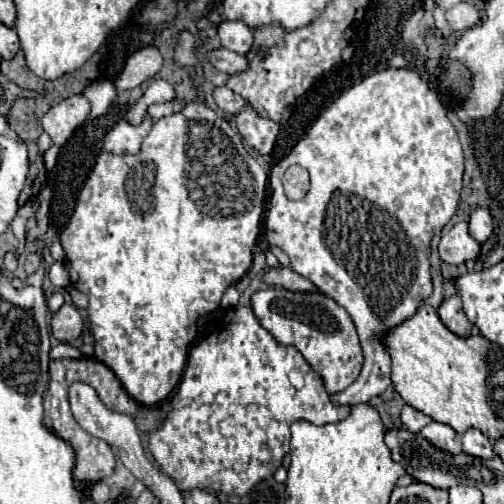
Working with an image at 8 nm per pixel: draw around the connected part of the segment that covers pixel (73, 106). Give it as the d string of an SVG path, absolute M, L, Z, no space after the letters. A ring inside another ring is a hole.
M73 95L57 105L53 105L41 119L43 129L49 133L52 146L43 154L46 170L54 169L61 145L71 137L75 127L79 127L91 111L89 101L83 95Z

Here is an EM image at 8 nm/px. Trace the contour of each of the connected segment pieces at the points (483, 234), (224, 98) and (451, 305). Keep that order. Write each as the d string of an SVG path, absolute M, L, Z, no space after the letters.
M475 209L469 219L469 235L477 243L485 243L493 233L493 221L487 209Z
M225 85L213 89L213 99L215 99L215 103L219 105L219 109L223 109L229 117L237 115L239 109L245 105L245 99L243 99L241 95L233 93L233 91L231 91L229 87L225 87Z
M453 295L453 297L445 299L445 301L439 305L437 313L439 313L441 321L443 321L453 333L457 333L457 335L461 335L461 337L467 337L467 335L469 335L471 323L469 323L469 319L467 319L465 313L463 313L461 297L459 297L459 295Z

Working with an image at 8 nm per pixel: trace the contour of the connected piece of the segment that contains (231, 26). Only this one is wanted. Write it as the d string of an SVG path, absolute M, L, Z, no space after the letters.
M223 21L217 29L221 45L229 51L235 51L239 55L245 55L251 49L253 33L243 21Z

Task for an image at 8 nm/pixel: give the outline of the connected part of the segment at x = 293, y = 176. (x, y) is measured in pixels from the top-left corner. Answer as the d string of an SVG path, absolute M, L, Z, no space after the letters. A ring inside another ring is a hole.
M293 165L284 174L282 183L289 199L301 199L310 187L309 174L301 166Z

